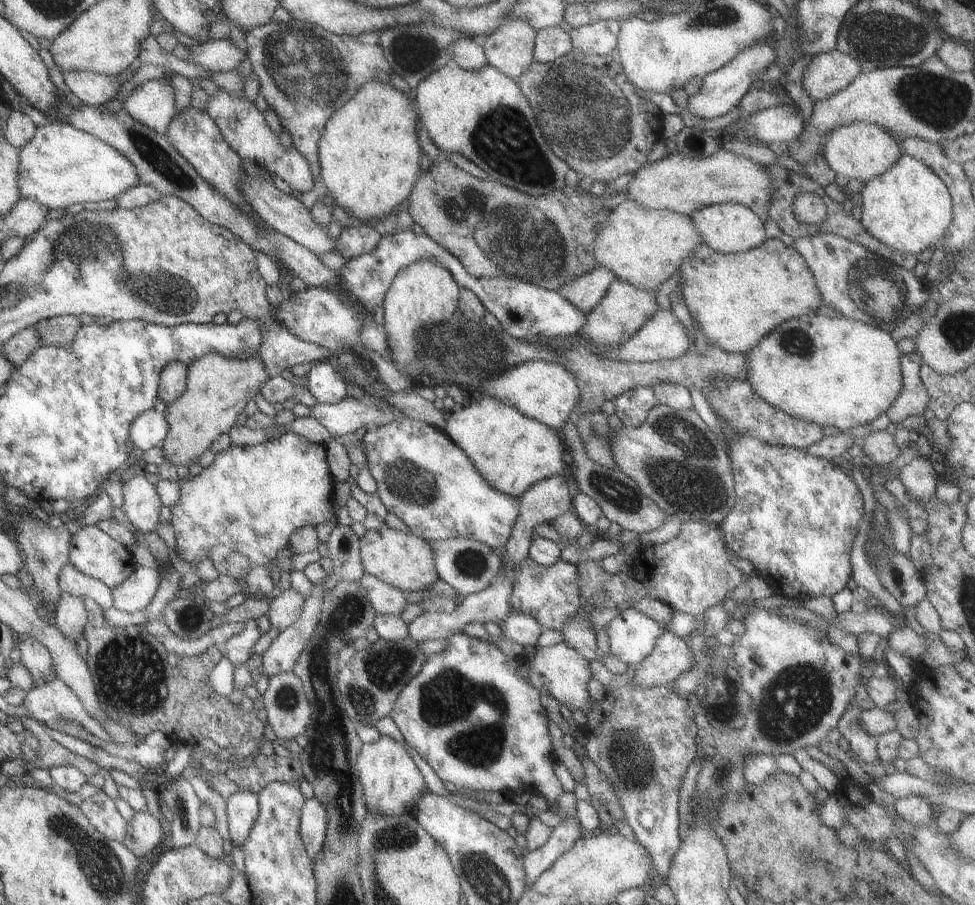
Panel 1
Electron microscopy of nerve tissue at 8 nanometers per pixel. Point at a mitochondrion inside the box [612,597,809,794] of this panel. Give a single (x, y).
(727, 709)

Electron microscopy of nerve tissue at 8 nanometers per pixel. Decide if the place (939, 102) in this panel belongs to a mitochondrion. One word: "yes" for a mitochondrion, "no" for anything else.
yes

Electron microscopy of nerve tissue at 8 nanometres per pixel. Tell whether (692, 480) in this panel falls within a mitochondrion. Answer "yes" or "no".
yes

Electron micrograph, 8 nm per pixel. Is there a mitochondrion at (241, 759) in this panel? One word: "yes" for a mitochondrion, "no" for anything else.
no

